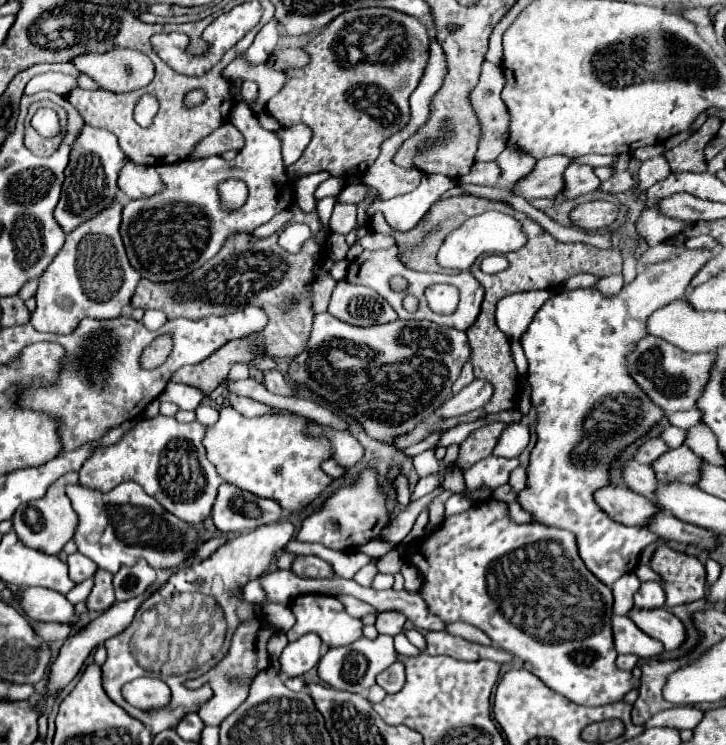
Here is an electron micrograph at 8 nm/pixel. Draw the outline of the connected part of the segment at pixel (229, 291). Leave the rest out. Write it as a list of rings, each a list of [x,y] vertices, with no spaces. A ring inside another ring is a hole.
[[[232,234],[224,242],[224,248],[208,260],[202,268],[192,272],[190,276],[168,282],[168,284],[154,284],[146,278],[140,280],[136,294],[132,298],[132,308],[156,308],[162,310],[168,318],[206,318],[206,316],[224,316],[230,312],[236,312],[242,306],[258,306],[262,308],[270,322],[266,330],[261,334],[253,334],[242,340],[232,340],[226,343],[216,354],[206,358],[204,362],[196,366],[184,366],[176,374],[172,374],[174,382],[194,386],[202,390],[202,394],[208,398],[220,382],[226,378],[230,368],[234,364],[250,364],[256,354],[262,350],[264,356],[298,356],[308,342],[314,310],[312,310],[312,268],[320,260],[326,258],[326,248],[318,244],[314,238],[306,240],[302,250],[298,254],[280,252],[278,246],[278,234],[272,234],[268,238],[254,238],[252,234]]]

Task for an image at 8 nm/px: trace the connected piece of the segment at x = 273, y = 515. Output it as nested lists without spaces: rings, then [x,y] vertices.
[[[232,484],[218,488],[218,498],[212,508],[214,524],[220,532],[240,534],[264,524],[274,524],[284,516],[280,504],[268,498],[258,498]]]

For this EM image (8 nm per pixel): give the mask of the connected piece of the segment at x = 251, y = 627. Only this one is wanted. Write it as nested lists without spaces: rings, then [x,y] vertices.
[[[256,618],[252,622],[240,624],[240,628],[236,630],[236,634],[232,638],[232,646],[230,646],[230,652],[226,654],[226,658],[216,668],[212,668],[208,674],[188,682],[188,688],[200,688],[204,684],[210,684],[210,688],[214,690],[212,700],[208,700],[198,712],[200,718],[208,726],[220,726],[220,722],[226,716],[230,716],[246,700],[248,688],[250,688],[254,676],[258,672],[262,672],[264,668],[268,668],[268,664],[270,664],[268,652],[266,652],[268,640],[270,640],[270,622],[266,622],[264,618]]]

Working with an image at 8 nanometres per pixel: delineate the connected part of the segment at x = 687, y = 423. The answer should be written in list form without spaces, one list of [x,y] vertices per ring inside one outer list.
[[[692,408],[692,410],[686,410],[686,412],[676,412],[676,414],[668,416],[668,420],[674,426],[678,426],[678,428],[688,430],[688,428],[692,428],[692,426],[696,426],[696,424],[702,422],[702,412],[698,408]]]

